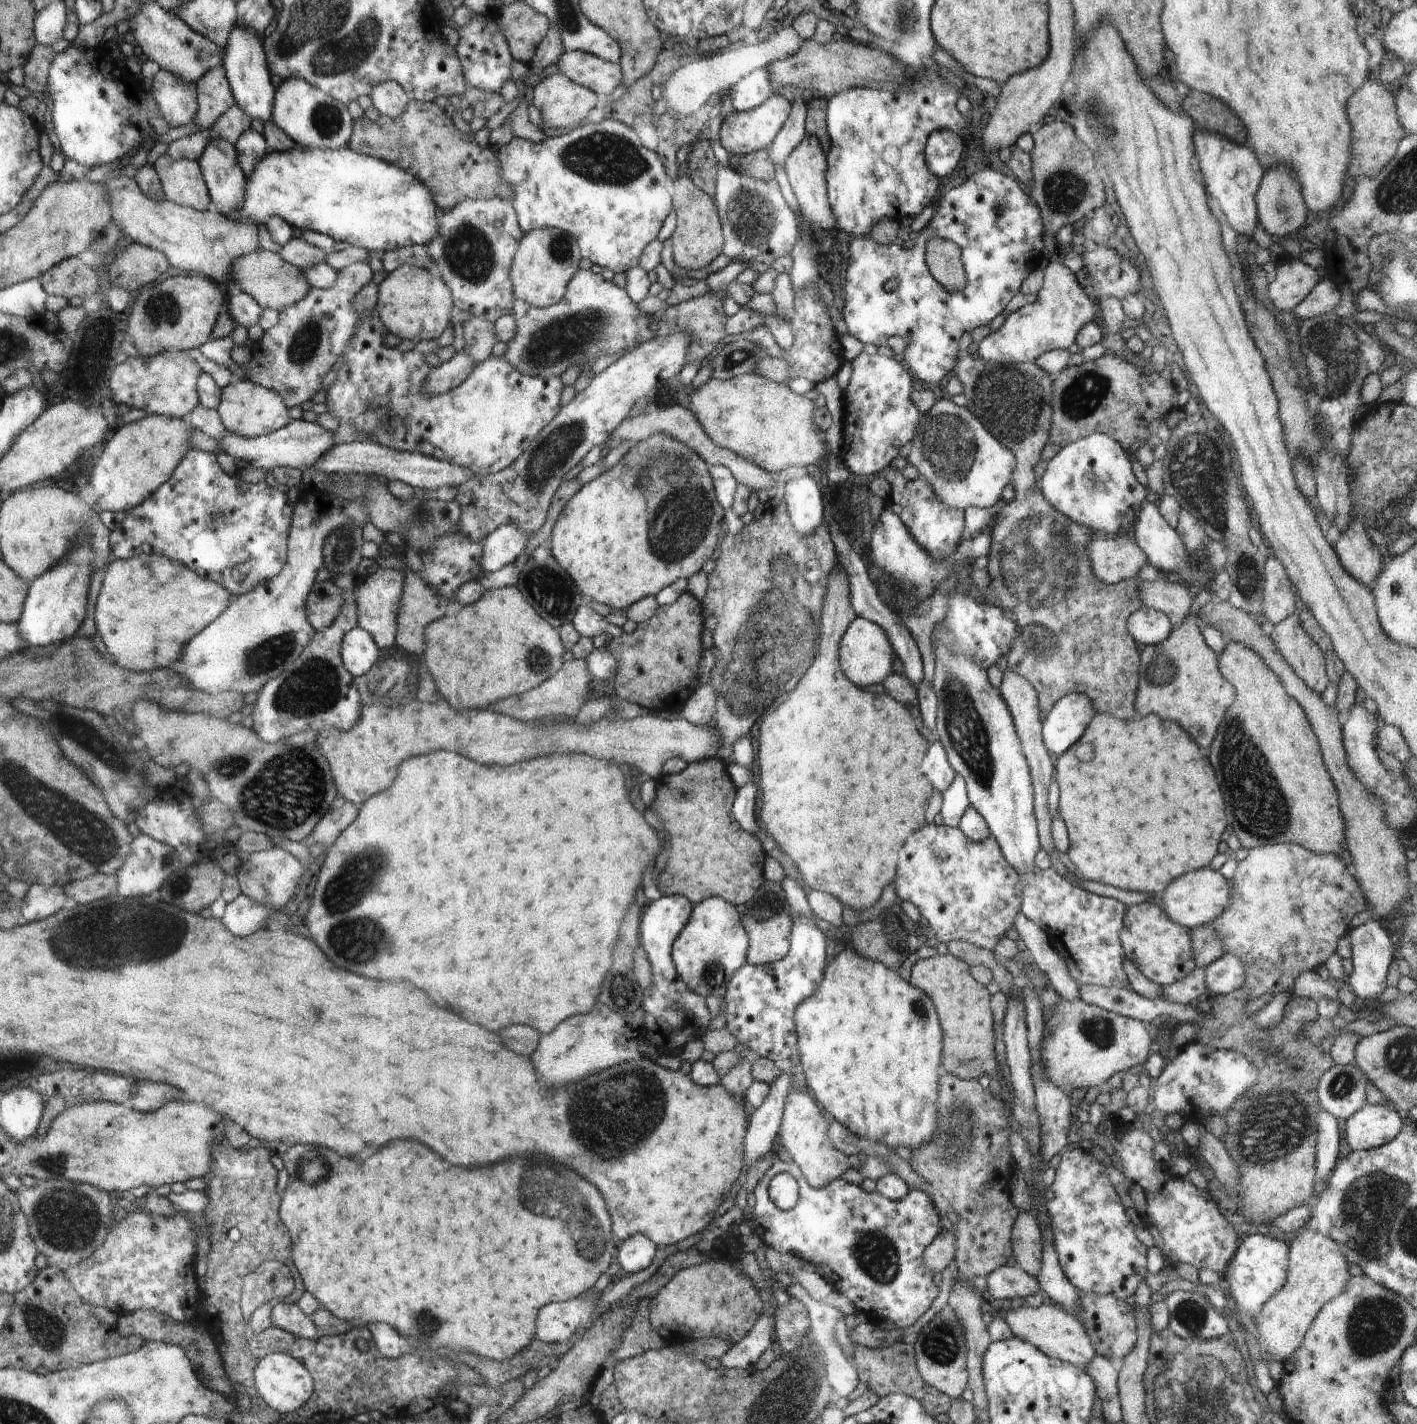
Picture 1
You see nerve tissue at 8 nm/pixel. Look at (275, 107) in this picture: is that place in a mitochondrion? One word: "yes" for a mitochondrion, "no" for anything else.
no

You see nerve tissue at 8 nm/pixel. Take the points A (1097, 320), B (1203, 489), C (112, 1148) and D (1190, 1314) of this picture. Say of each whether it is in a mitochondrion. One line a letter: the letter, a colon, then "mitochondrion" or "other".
A: other
B: mitochondrion
C: other
D: mitochondrion

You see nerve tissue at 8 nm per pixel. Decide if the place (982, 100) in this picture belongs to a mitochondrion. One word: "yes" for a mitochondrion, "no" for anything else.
no

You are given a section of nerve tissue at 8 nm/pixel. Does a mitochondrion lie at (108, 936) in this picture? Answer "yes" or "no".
yes

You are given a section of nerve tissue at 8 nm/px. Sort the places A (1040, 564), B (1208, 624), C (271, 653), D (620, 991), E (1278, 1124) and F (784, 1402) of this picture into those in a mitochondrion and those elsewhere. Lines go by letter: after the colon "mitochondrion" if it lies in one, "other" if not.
A: mitochondrion
B: other
C: mitochondrion
D: mitochondrion
E: mitochondrion
F: mitochondrion

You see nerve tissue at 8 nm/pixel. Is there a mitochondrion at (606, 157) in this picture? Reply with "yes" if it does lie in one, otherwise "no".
yes

